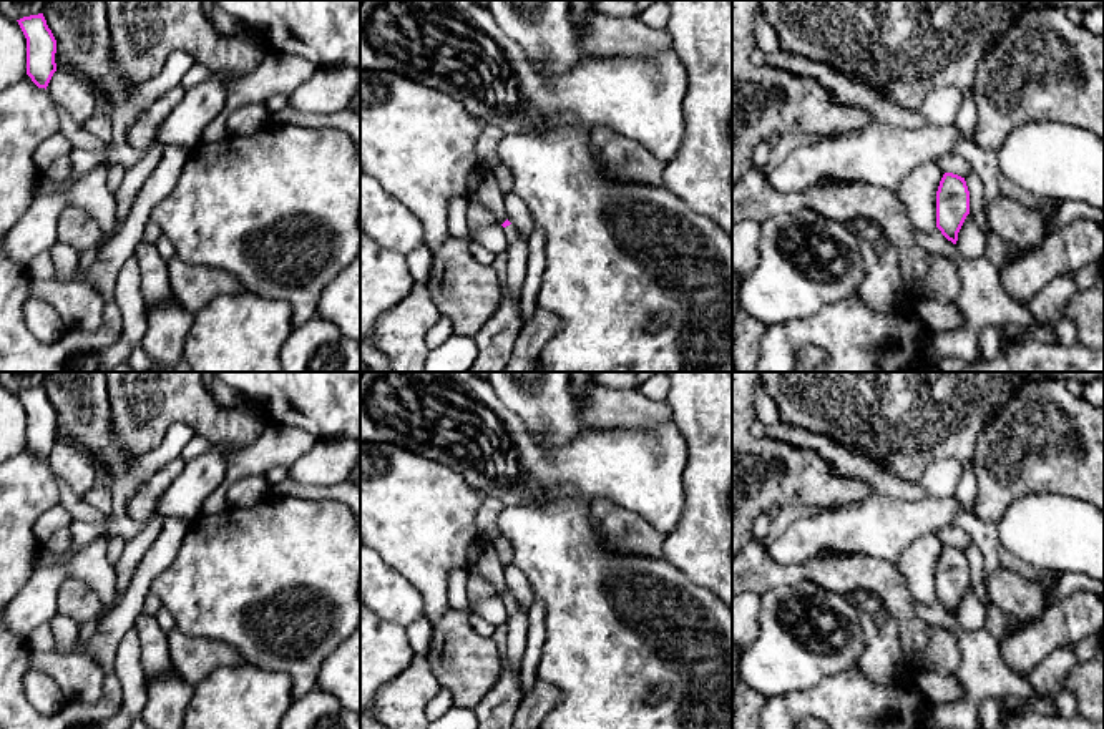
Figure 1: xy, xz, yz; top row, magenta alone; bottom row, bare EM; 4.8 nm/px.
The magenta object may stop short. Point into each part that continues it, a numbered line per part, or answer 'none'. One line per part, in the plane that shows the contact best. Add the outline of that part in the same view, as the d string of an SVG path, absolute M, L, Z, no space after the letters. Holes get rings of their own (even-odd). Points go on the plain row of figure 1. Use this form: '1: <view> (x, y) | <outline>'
1: xz (517, 626) | M513 596L503 599L508 609L505 659L515 673L520 673L521 659L528 643L528 609Z

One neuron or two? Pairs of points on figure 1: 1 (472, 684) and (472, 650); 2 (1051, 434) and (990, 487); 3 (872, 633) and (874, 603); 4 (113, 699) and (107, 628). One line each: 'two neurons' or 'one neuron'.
1: one neuron
2: one neuron
3: two neurons
4: two neurons

